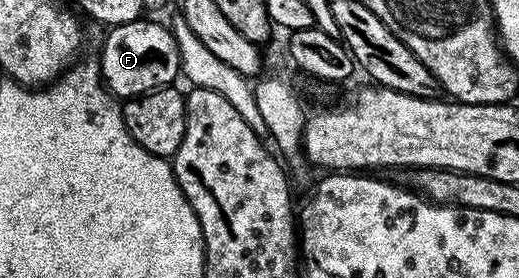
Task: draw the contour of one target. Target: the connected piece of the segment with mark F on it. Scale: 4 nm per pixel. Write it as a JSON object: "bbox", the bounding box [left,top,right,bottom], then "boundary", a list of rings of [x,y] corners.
{"bbox":[97,19,181,99],"boundary":[[[140,19],[138,21],[130,21],[124,25],[113,25],[106,30],[107,38],[103,41],[103,50],[97,56],[97,64],[99,66],[99,74],[103,76],[103,83],[107,86],[107,92],[116,99],[126,99],[128,97],[140,97],[143,93],[152,93],[155,89],[166,89],[176,84],[175,80],[180,80],[181,77],[181,62],[179,59],[179,39],[174,32],[171,33],[159,21],[146,21]]]}

